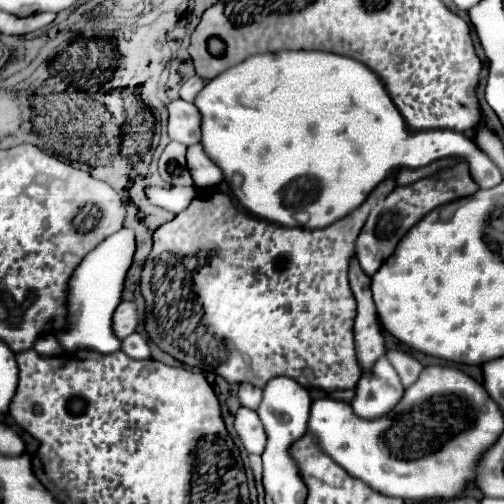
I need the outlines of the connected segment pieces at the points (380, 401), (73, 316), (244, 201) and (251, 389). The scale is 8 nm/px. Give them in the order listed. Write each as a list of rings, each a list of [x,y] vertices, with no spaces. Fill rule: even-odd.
[[[382,356],[378,358],[370,372],[364,372],[354,392],[356,392],[352,398],[354,412],[360,418],[374,420],[376,416],[386,414],[402,398],[404,388],[390,360]]]
[[[122,228],[114,236],[108,236],[102,244],[98,244],[98,248],[94,248],[94,252],[90,252],[86,260],[82,260],[82,264],[76,268],[74,276],[70,278],[70,318],[66,330],[56,334],[58,342],[68,352],[86,348],[100,354],[112,354],[122,348],[122,340],[116,338],[112,330],[112,314],[122,300],[124,280],[132,264],[134,250],[134,230]]]
[[[282,50],[276,54],[256,54],[246,58],[244,62],[228,68],[226,72],[222,72],[220,76],[216,76],[214,80],[210,80],[204,90],[196,96],[194,102],[200,112],[202,112],[202,146],[206,148],[206,154],[222,168],[224,172],[224,180],[230,186],[232,196],[238,200],[238,204],[246,210],[252,212],[252,216],[280,224],[280,226],[300,226],[300,228],[324,228],[334,224],[336,220],[348,216],[352,210],[356,210],[366,198],[368,194],[382,182],[388,178],[390,172],[400,170],[400,168],[422,168],[428,166],[434,160],[440,158],[450,158],[450,156],[462,156],[468,158],[470,162],[470,172],[474,176],[474,182],[480,188],[494,188],[502,182],[502,174],[498,170],[498,166],[482,152],[476,148],[476,144],[472,140],[468,140],[464,134],[458,134],[454,130],[420,130],[420,132],[412,132],[408,130],[402,114],[398,112],[398,108],[394,106],[392,98],[386,92],[386,86],[382,84],[382,80],[362,62],[340,56],[340,54],[332,54],[332,52],[294,52],[294,50]]]
[[[240,384],[238,396],[240,396],[242,406],[246,406],[250,410],[256,410],[260,406],[260,402],[262,402],[262,388],[256,388],[252,384]]]

